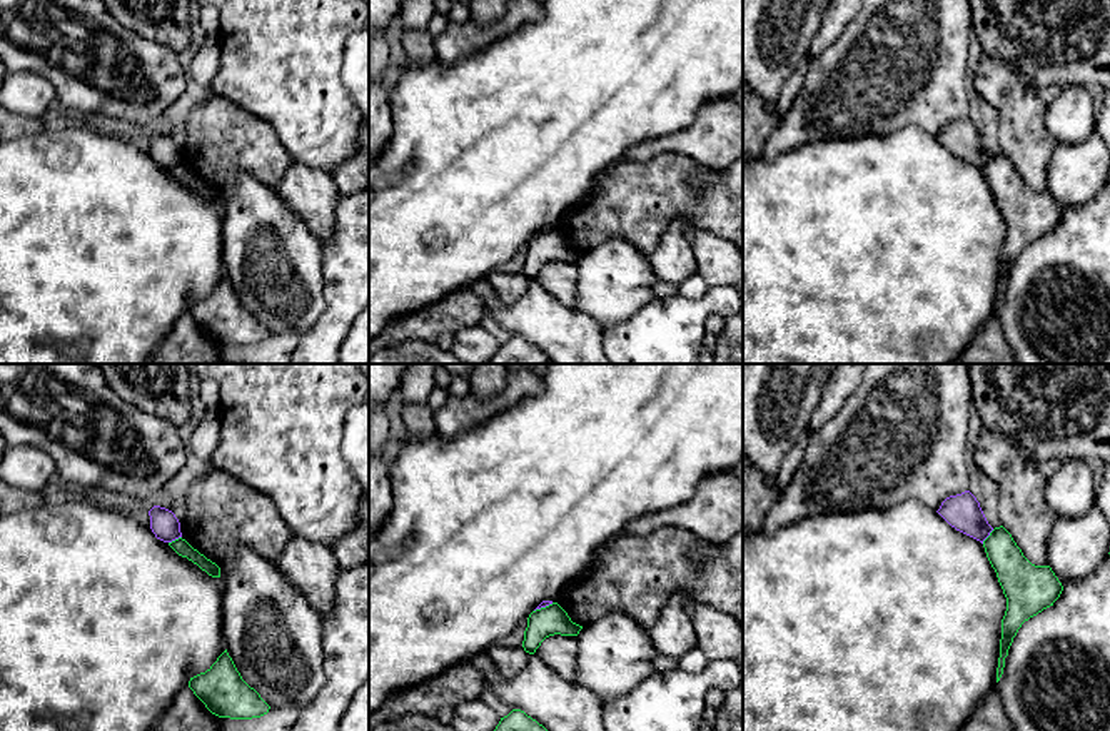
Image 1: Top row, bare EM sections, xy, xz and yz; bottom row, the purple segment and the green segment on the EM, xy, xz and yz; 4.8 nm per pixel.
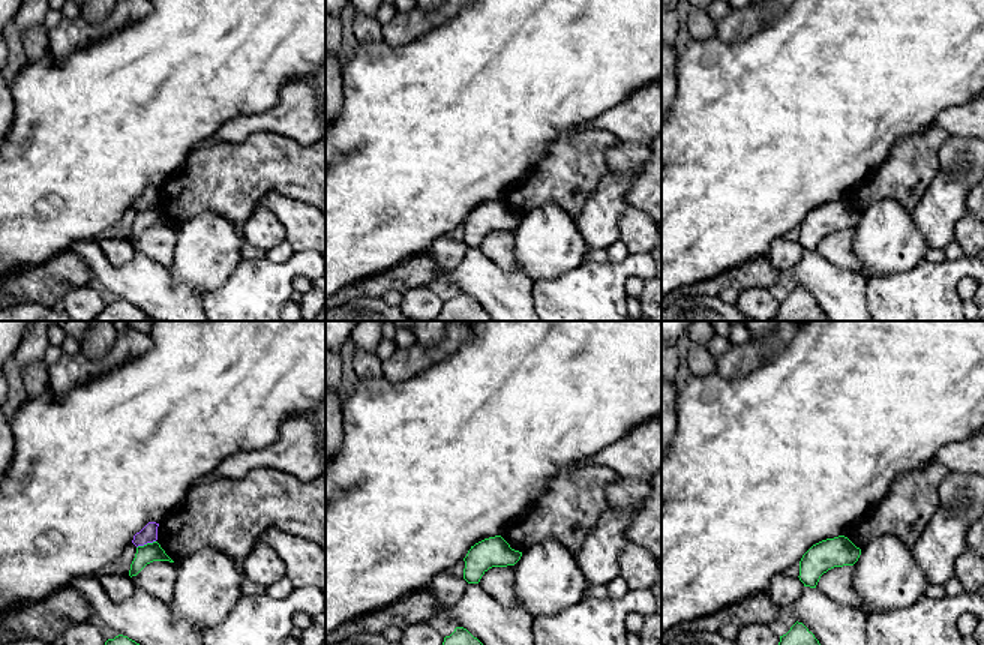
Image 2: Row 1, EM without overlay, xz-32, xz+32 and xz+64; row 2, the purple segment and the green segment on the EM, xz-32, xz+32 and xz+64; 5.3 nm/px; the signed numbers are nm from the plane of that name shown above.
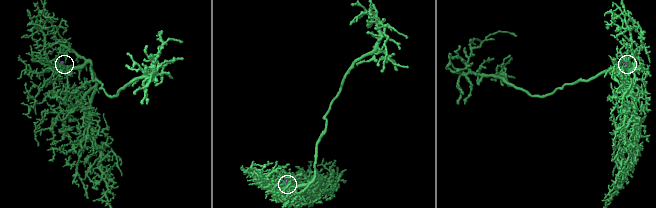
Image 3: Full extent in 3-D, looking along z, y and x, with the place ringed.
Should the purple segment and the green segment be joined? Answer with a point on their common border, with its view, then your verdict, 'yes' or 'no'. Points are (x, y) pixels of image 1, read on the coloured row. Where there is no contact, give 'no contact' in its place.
contact yz (988, 534); no

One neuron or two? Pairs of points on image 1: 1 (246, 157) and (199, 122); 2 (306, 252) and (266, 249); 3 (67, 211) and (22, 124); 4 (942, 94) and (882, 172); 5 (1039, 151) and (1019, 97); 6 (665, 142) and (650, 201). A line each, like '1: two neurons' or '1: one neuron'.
1: one neuron
2: one neuron
3: two neurons
4: two neurons
5: one neuron
6: two neurons

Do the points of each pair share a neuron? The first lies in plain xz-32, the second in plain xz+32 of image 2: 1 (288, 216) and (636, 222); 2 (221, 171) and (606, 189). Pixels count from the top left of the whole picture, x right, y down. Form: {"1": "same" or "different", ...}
{"1": "same", "2": "different"}

